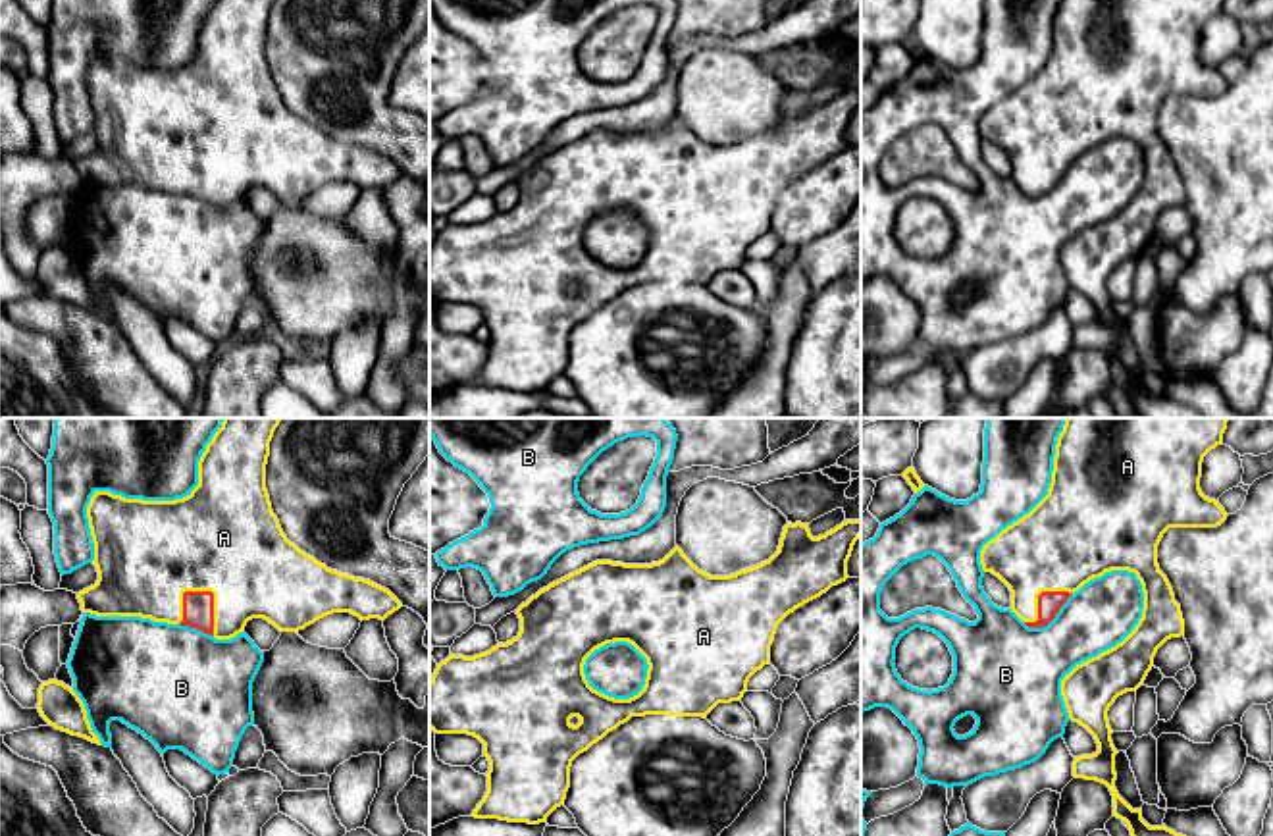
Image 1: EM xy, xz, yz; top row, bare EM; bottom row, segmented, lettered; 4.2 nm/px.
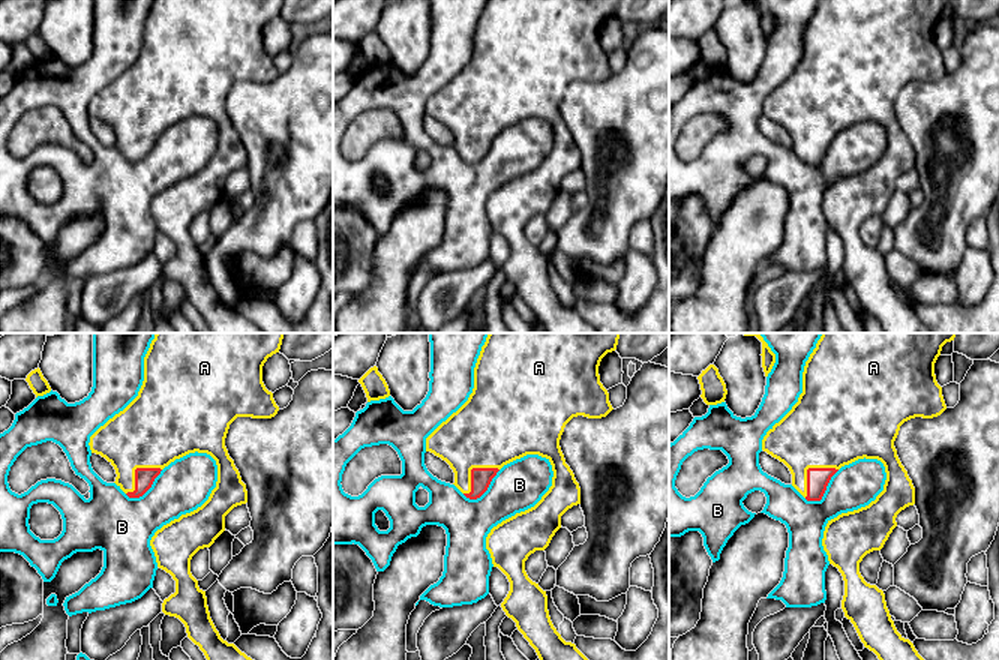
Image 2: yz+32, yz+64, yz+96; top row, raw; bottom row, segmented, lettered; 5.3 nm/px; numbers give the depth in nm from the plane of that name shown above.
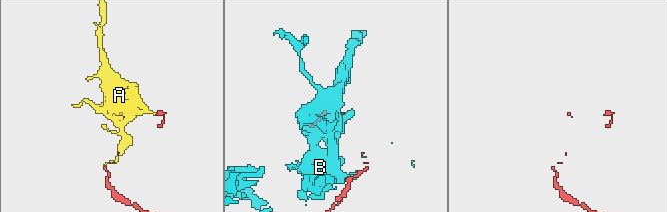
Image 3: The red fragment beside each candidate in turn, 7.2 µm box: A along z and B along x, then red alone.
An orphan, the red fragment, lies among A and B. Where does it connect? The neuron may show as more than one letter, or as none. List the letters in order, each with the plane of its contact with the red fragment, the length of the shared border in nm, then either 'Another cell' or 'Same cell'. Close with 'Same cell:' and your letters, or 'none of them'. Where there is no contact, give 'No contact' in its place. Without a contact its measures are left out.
A: Touches red in xy. Shared border 220 nm. Same cell
B: Touches red in yz. Shared border 240 nm. Another cell
Same cell: A

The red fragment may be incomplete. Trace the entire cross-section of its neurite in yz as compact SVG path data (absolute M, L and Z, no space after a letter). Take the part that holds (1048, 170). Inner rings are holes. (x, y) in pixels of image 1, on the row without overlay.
M1061 0L1055 13L1053 40L1048 64L1023 87L1001 98L980 119L984 141L998 144L1011 160L1011 179L1028 195L1048 195L1067 168L1084 152L1111 139L1134 141L1142 152L1144 177L1134 198L1115 216L1077 233L1061 248L1061 264L1073 291L1084 295L1096 308L1098 320L1073 329L1073 345L1096 349L1113 364L1113 385L1127 391L1138 418L1202 418L1194 408L1161 395L1150 395L1142 387L1142 376L1132 378L1117 360L1115 324L1107 287L1109 275L1127 260L1136 260L1154 235L1157 218L1171 206L1184 204L1181 173L1173 156L1157 133L1157 114L1169 96L1217 96L1227 89L1219 69L1200 58L1204 25L1223 12L1225 0Z

